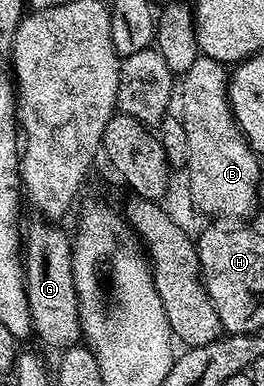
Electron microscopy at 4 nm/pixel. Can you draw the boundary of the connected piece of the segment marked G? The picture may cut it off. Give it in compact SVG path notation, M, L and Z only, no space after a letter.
M36 219L23 233L23 262L27 305L33 320L32 332L47 346L64 351L82 338L78 297L74 285L72 240L56 224Z

